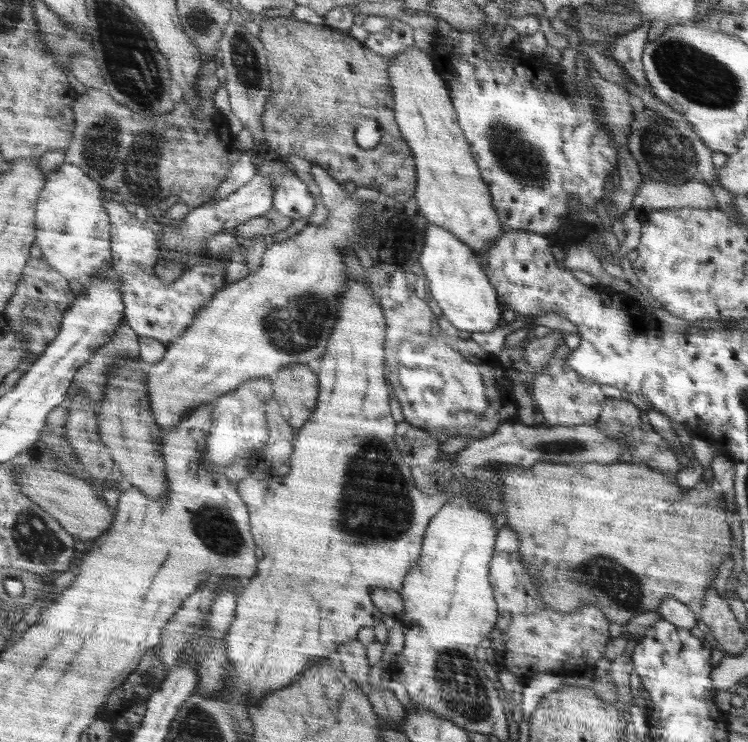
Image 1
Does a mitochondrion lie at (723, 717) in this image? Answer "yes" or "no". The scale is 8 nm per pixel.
no

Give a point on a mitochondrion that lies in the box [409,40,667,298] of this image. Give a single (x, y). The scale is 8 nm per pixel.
(513, 153)

